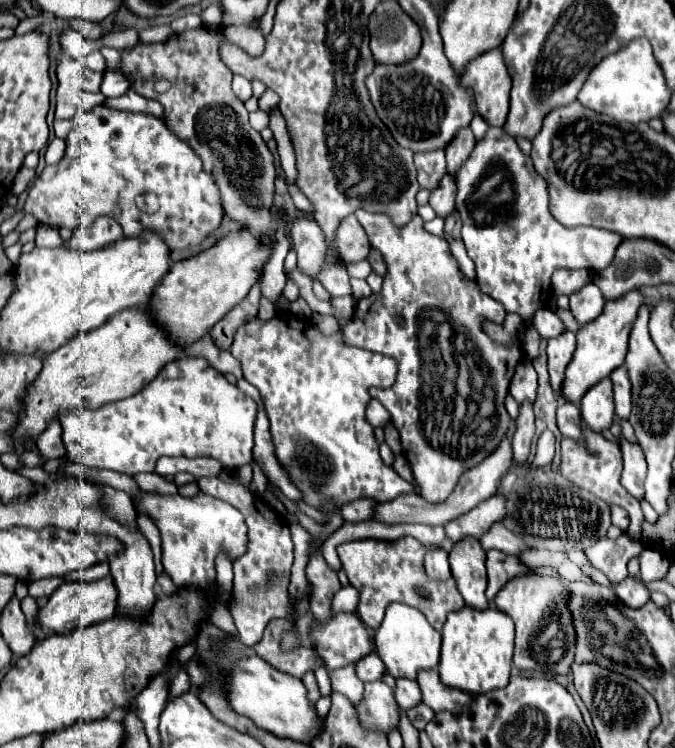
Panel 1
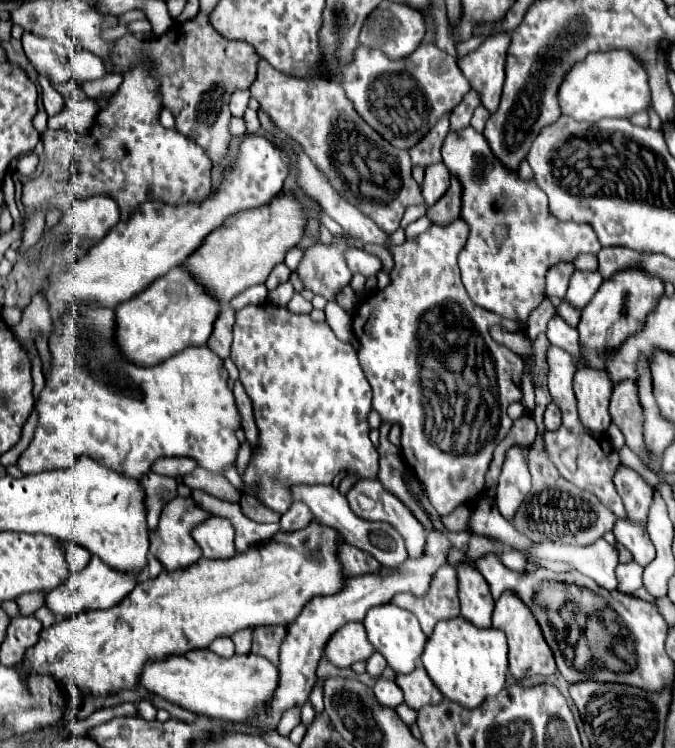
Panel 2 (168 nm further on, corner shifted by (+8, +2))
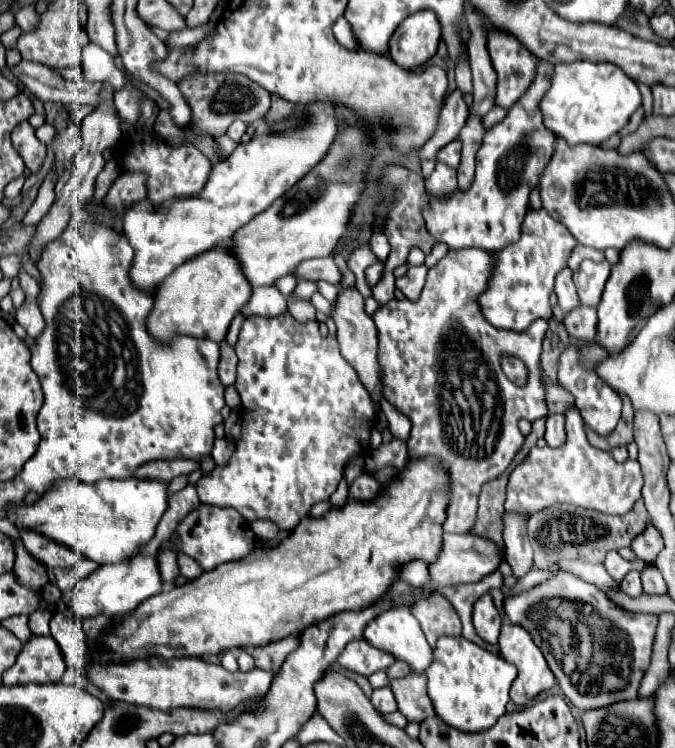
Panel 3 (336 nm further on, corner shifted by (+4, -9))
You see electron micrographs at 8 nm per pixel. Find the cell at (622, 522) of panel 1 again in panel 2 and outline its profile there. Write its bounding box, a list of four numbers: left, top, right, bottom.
[614,519,656,567]

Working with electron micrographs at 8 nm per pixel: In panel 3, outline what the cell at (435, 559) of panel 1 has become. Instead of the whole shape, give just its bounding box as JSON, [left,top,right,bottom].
[350,474,382,502]

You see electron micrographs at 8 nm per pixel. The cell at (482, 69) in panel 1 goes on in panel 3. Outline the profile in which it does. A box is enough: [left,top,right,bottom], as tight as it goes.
[488,32,536,110]

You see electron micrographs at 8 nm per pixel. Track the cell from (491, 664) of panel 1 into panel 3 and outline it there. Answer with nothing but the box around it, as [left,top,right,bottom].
[426,636,516,732]

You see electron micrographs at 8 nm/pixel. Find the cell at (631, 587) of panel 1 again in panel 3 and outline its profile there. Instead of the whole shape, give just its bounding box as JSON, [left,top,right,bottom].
[620,570,642,596]

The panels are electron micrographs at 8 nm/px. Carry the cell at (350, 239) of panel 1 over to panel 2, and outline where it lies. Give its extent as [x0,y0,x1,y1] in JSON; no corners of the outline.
[298,241,352,301]

